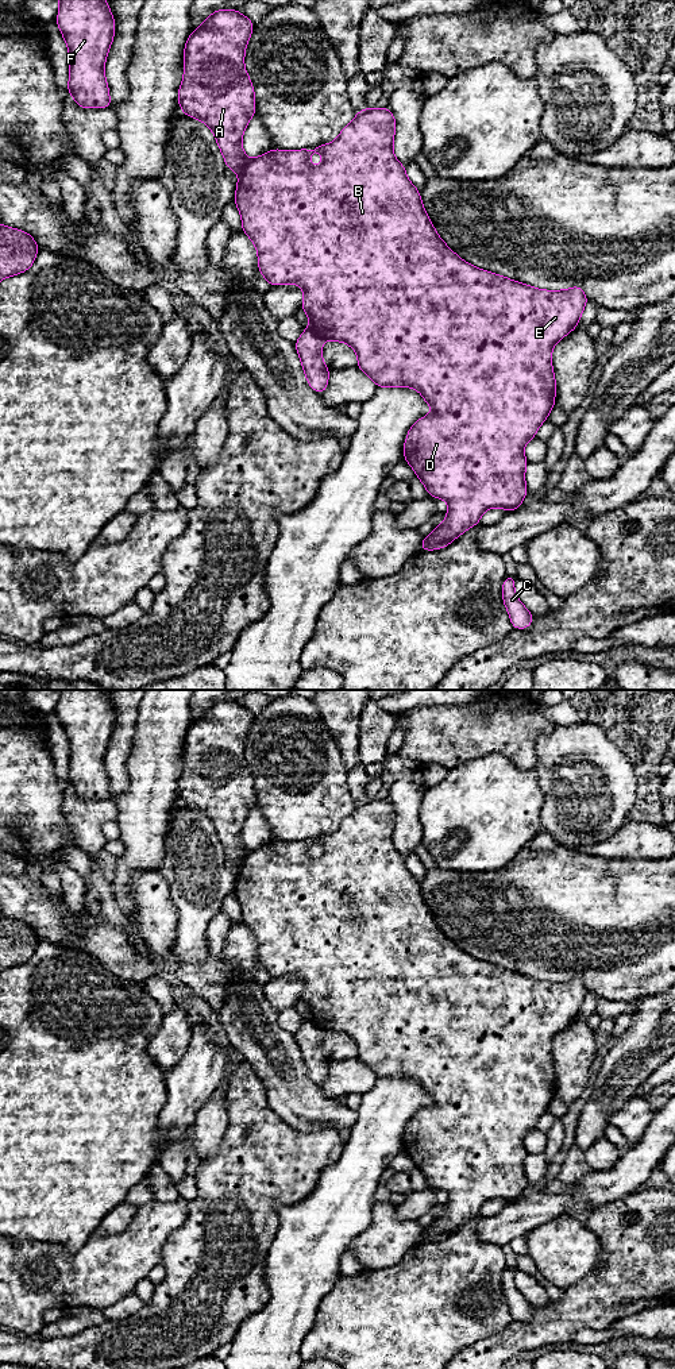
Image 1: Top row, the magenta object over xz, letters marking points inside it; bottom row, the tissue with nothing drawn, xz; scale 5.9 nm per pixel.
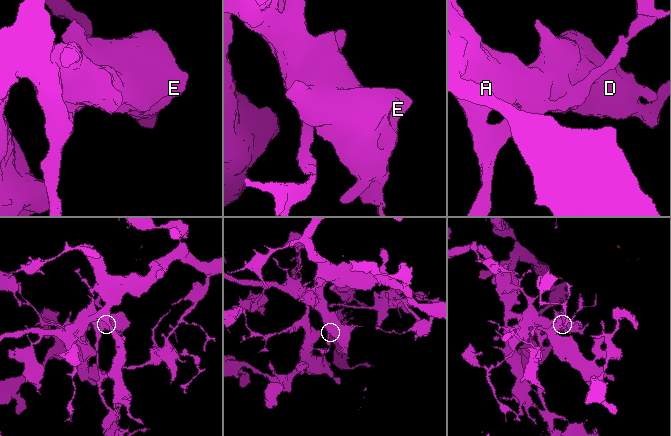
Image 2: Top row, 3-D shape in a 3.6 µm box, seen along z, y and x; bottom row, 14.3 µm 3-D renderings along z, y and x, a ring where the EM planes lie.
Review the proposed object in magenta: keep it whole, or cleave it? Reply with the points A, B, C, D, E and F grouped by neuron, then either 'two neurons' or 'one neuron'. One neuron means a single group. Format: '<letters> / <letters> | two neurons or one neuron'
A / B C D E F | two neurons

